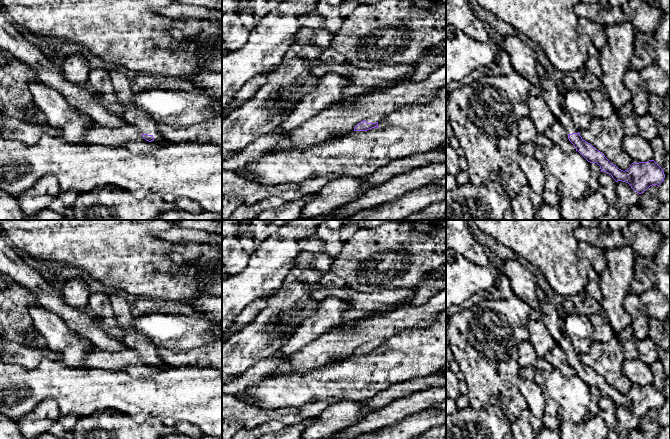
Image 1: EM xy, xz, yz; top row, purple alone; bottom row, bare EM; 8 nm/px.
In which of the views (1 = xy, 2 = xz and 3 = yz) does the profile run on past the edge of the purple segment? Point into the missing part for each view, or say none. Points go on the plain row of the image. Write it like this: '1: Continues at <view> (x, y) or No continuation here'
1: No continuation here
2: No continuation here
3: No continuation here

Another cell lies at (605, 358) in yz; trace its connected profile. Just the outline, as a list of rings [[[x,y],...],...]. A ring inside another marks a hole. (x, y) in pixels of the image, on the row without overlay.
[[[616,336],[607,342],[593,341],[589,350],[579,358],[619,393],[625,395],[633,387],[621,370],[625,358],[621,341]]]

